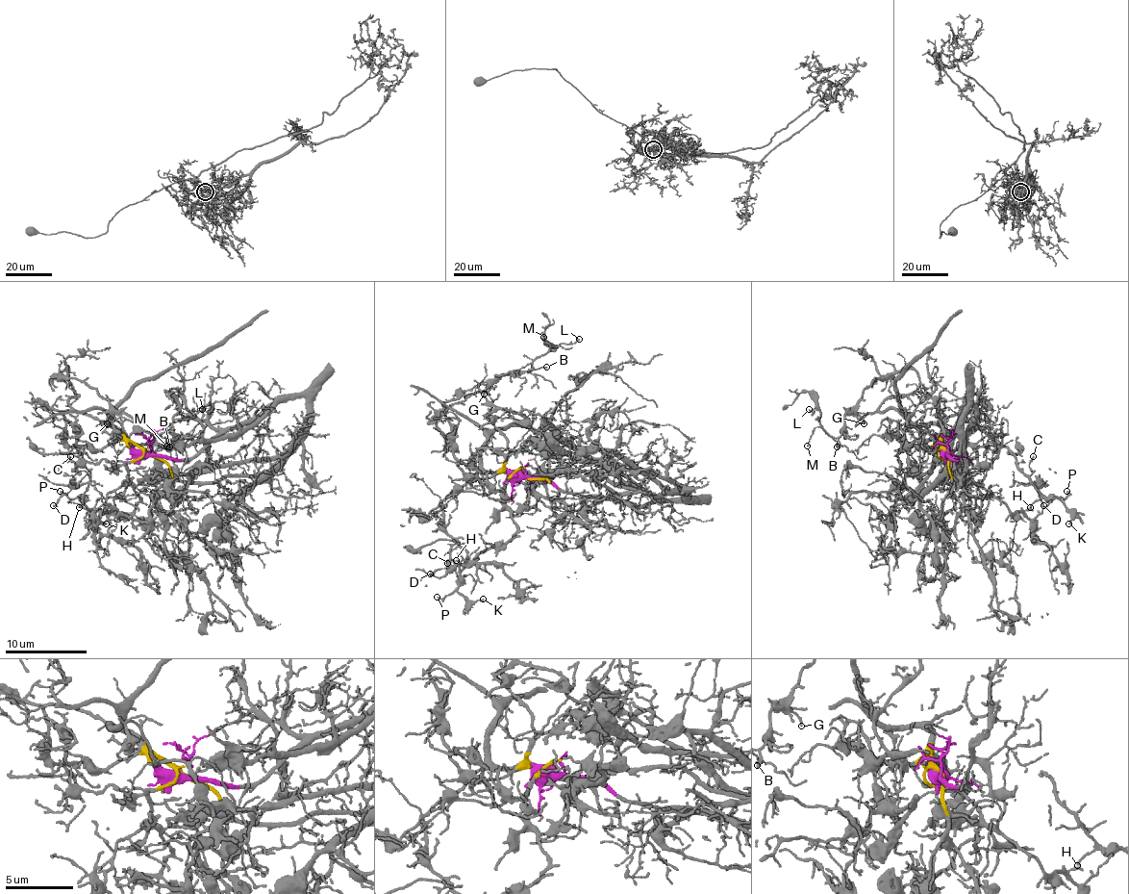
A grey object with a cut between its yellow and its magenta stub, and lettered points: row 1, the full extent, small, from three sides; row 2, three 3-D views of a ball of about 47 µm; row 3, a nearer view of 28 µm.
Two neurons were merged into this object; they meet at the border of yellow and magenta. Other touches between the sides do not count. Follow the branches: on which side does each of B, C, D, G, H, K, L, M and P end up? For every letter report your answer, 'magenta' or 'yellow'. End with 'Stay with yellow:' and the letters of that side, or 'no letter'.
B: yellow
C: yellow
D: yellow
G: yellow
H: yellow
K: yellow
L: yellow
M: yellow
P: yellow
Stay with yellow: B, C, D, G, H, K, L, M, P

